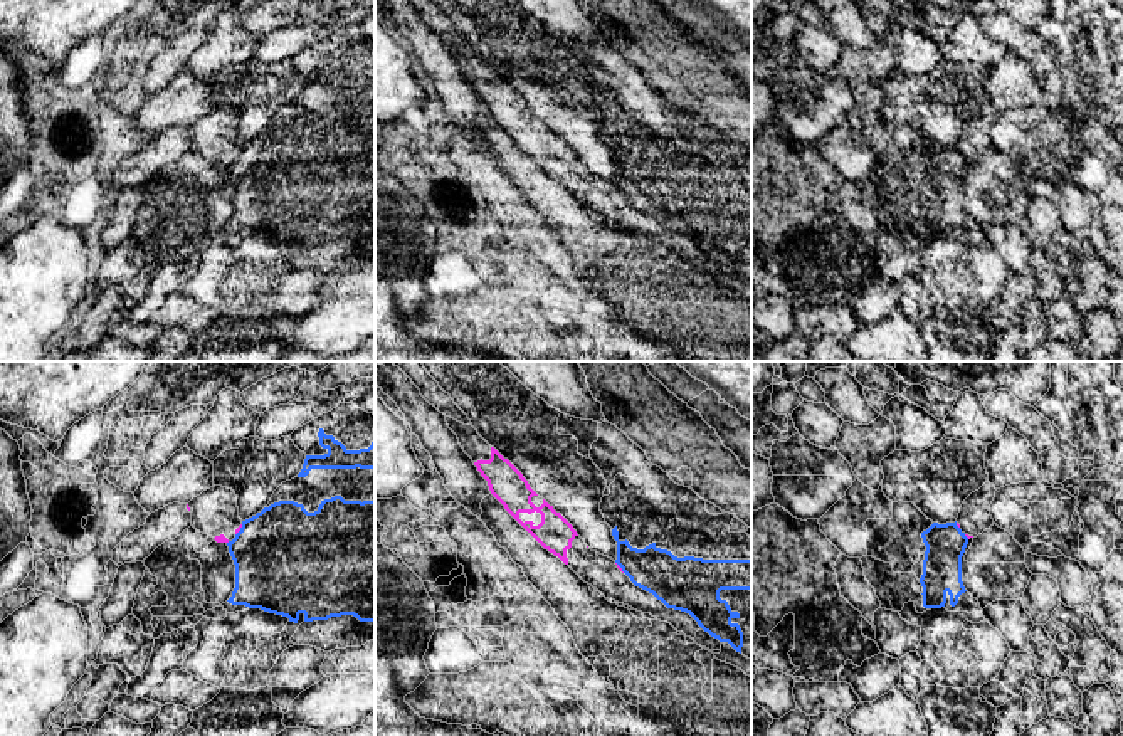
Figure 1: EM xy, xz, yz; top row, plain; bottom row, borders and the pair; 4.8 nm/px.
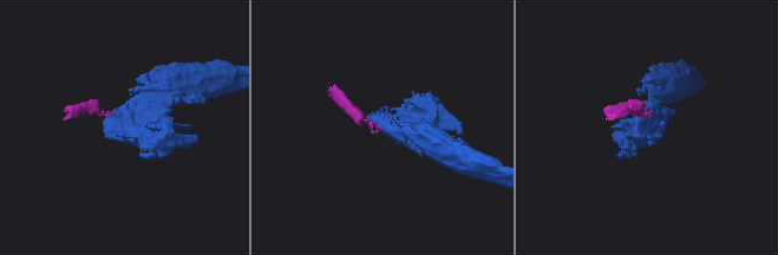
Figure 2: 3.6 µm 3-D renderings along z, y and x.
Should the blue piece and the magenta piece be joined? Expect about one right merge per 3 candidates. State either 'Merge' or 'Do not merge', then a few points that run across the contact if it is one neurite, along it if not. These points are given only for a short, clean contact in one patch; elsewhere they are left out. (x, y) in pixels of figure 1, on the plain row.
Do not merge. Line: xy (242, 148), (236, 158)

